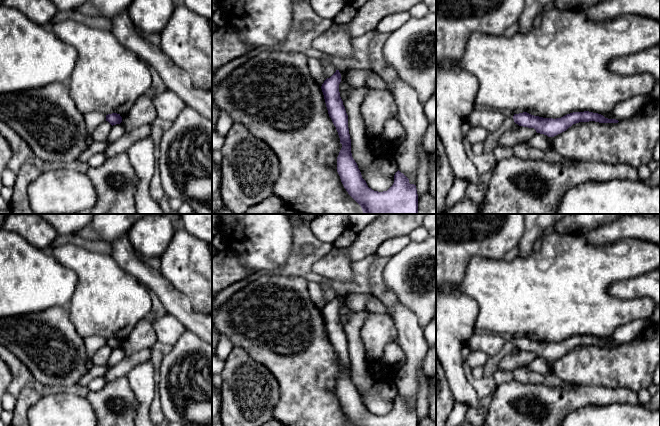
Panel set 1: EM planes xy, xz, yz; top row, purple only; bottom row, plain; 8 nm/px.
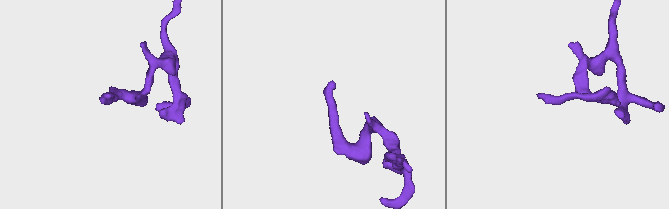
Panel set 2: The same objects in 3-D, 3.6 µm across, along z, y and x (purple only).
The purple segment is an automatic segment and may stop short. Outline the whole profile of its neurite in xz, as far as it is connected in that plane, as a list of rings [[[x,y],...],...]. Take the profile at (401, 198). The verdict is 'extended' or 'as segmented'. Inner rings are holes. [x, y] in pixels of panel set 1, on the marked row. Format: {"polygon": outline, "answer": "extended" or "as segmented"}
{"polygon": [[[339,70],[327,78],[321,86],[329,117],[338,132],[342,148],[337,157],[337,172],[348,194],[361,206],[363,214],[418,214],[418,194],[416,185],[410,184],[409,179],[399,170],[394,175],[394,183],[383,192],[374,191],[368,187],[351,153],[351,139],[348,128],[348,115],[340,97],[339,84],[341,74]]], "answer": "as segmented"}

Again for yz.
{"polygon": [[[589,111],[573,112],[567,114],[561,118],[543,118],[539,116],[531,115],[527,112],[514,114],[514,122],[519,126],[534,128],[537,133],[547,135],[548,137],[554,137],[564,131],[566,131],[573,124],[579,122],[595,121],[599,123],[618,123],[616,119],[608,119],[598,113]]], "answer": "as segmented"}

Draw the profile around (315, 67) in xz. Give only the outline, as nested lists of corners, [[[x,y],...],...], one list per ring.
[[[312,57],[308,58],[308,69],[316,84],[321,87],[326,77],[320,60]]]

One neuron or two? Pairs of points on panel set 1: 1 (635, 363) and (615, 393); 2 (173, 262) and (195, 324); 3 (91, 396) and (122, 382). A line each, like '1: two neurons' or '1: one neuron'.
1: two neurons
2: two neurons
3: one neuron

